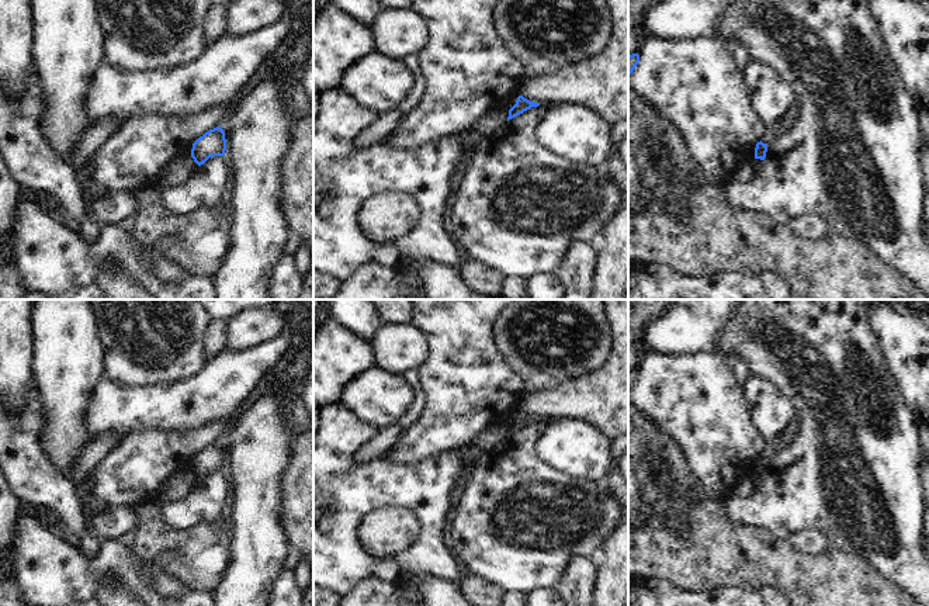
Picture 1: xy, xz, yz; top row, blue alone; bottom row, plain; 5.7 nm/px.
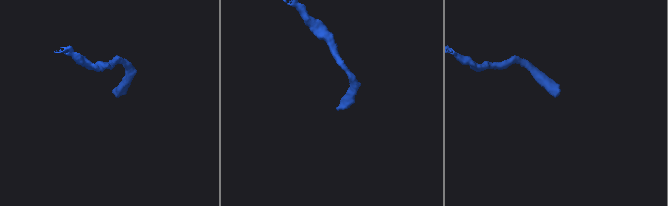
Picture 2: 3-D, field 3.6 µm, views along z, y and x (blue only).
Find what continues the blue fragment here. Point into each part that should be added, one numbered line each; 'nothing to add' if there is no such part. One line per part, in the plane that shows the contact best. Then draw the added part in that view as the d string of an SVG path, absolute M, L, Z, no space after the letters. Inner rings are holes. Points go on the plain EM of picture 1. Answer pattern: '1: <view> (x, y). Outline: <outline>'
nothing to add.

